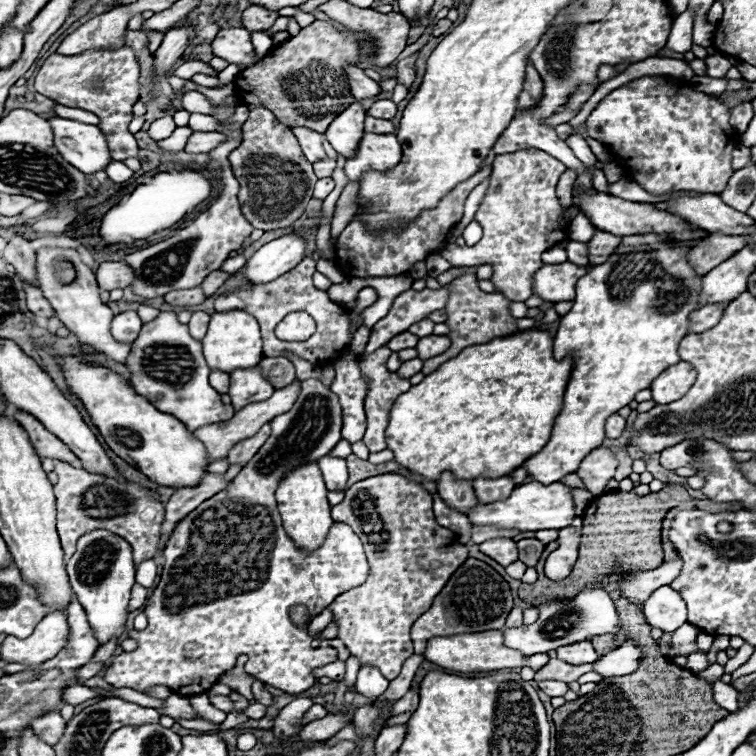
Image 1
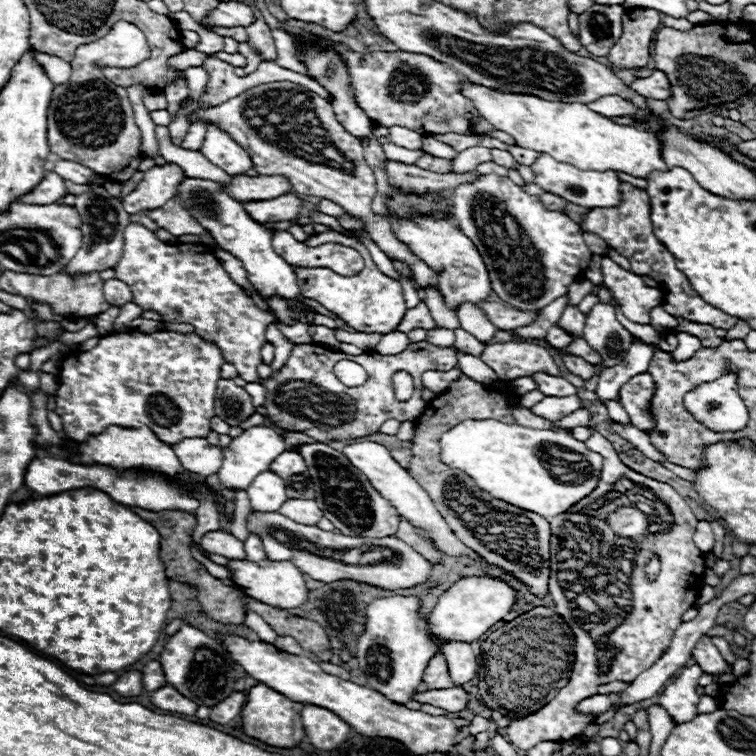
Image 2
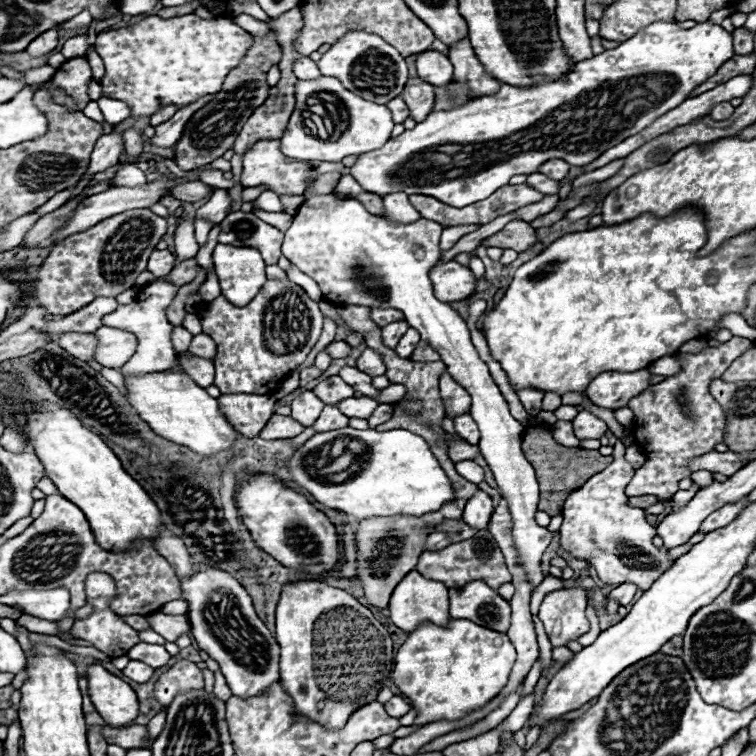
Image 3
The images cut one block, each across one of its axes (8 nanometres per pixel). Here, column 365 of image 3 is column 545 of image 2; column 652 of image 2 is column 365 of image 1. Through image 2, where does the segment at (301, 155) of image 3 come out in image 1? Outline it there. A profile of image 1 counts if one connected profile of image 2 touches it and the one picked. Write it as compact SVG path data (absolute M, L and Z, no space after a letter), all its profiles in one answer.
M364 134L356 156L346 160L344 172L348 180L360 180L368 170L394 168L402 158L396 134Z

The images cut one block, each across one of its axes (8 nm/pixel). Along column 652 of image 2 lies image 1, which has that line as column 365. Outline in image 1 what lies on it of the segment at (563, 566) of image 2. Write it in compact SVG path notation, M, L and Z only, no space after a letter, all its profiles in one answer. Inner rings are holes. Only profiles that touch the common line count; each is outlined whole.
M380 474L356 482L346 490L344 500L332 508L332 518L354 528L370 564L366 582L340 594L330 604L340 626L338 638L360 664L374 664L384 678L394 680L402 664L414 654L410 640L414 620L430 608L430 600L466 562L468 550L458 544L452 530L436 524L432 496L400 474ZM434 562L440 562L440 566L432 568Z

